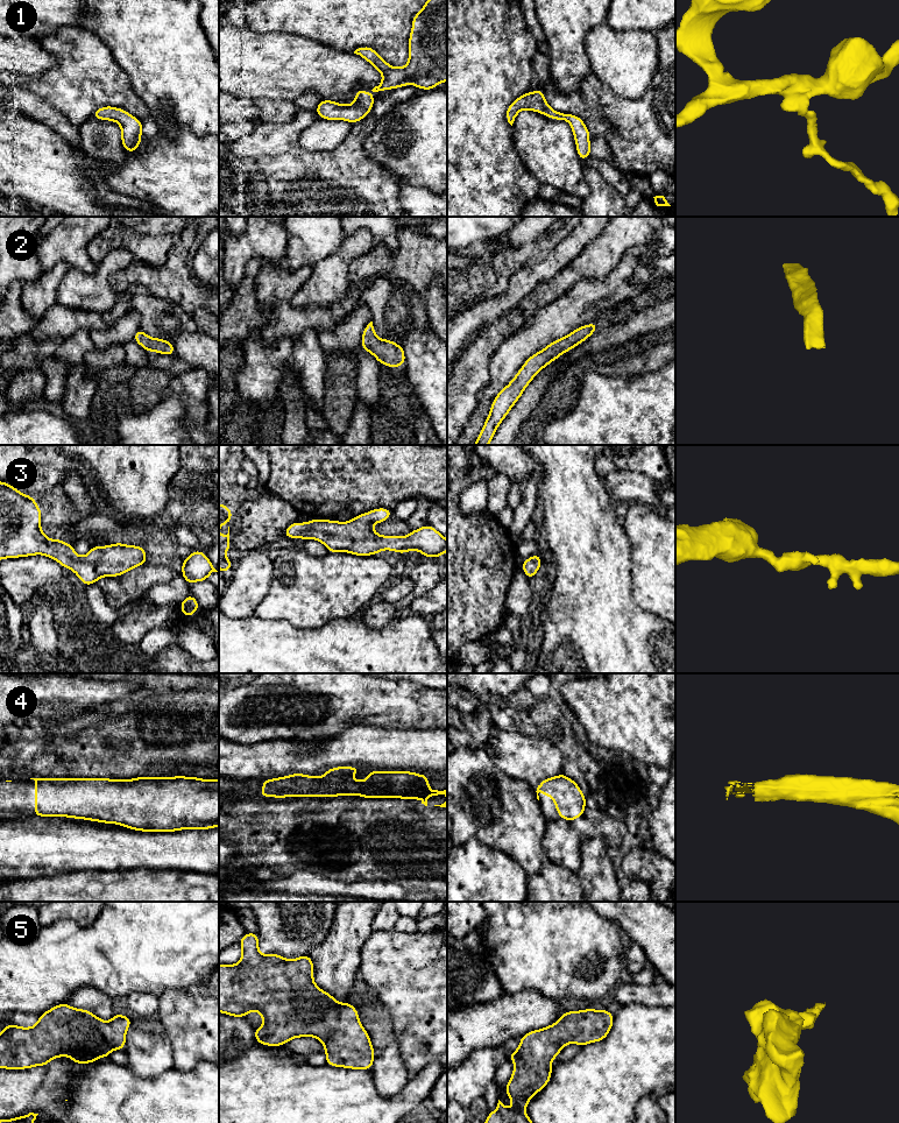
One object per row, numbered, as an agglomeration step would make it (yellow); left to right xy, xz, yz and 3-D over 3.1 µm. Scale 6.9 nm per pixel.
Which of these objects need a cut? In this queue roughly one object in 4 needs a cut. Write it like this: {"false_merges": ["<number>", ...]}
{"false_merges": []}

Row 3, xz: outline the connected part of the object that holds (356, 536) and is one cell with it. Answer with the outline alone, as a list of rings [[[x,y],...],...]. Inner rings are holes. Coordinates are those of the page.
[[[377,508],[348,522],[314,518],[307,523],[295,522],[286,528],[283,537],[317,539],[331,553],[348,552],[355,556],[373,556],[382,550],[404,555],[416,550],[427,558],[438,558],[447,552],[447,539],[429,524],[403,537],[375,532],[373,524],[387,521],[391,514],[390,509]]]

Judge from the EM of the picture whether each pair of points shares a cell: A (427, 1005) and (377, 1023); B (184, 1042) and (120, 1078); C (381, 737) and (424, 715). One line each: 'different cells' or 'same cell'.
A: different cells
B: different cells
C: different cells

